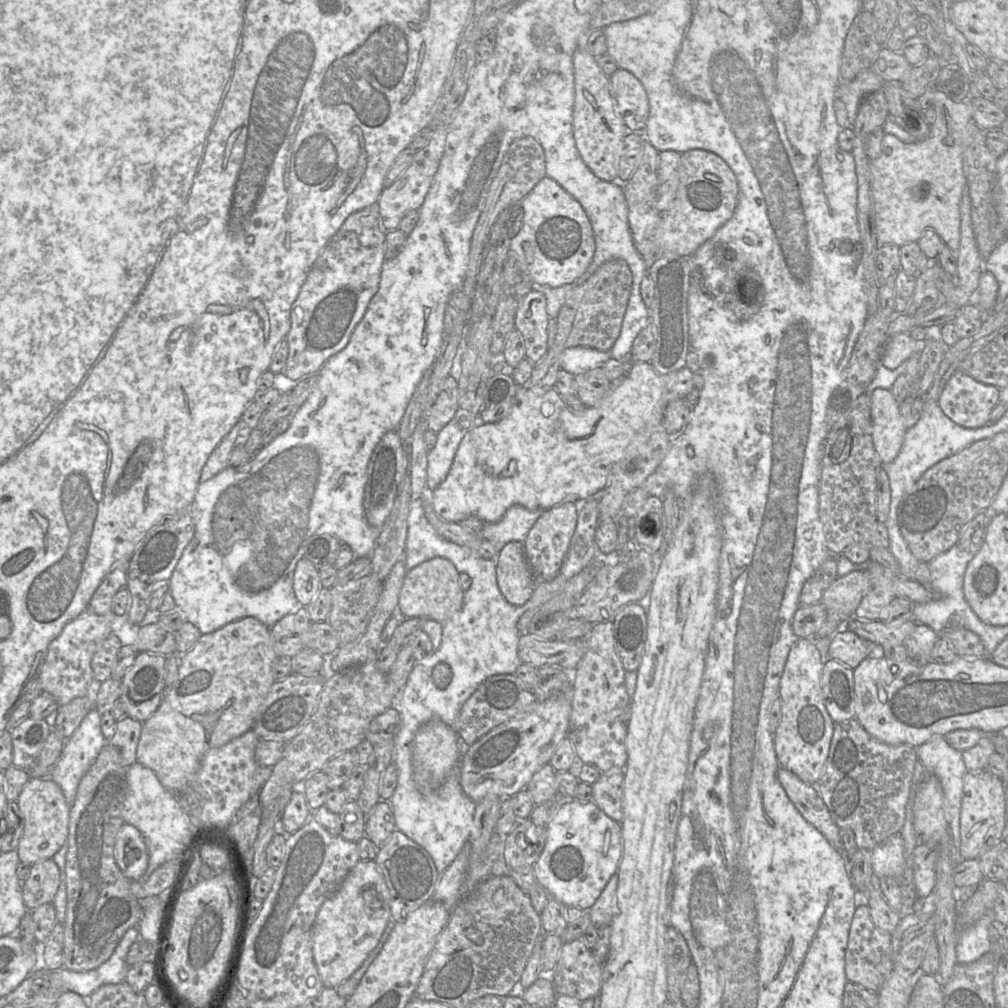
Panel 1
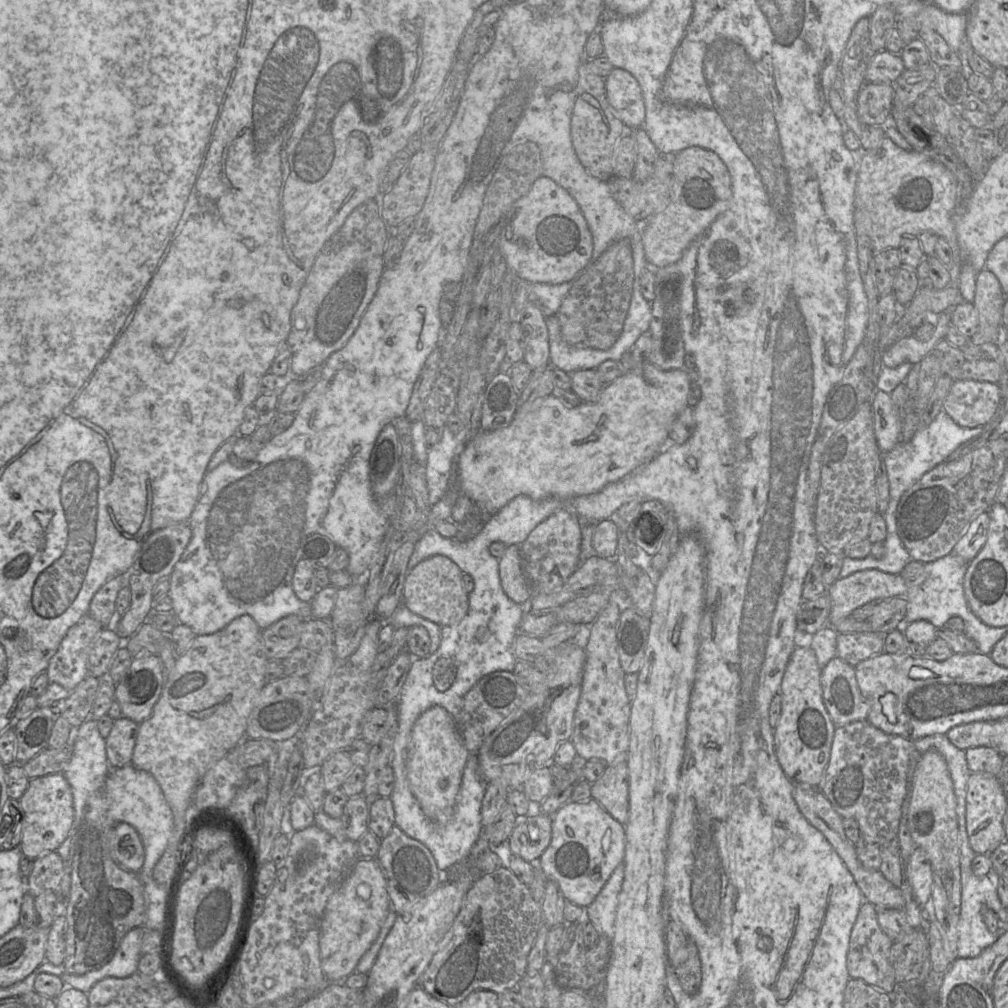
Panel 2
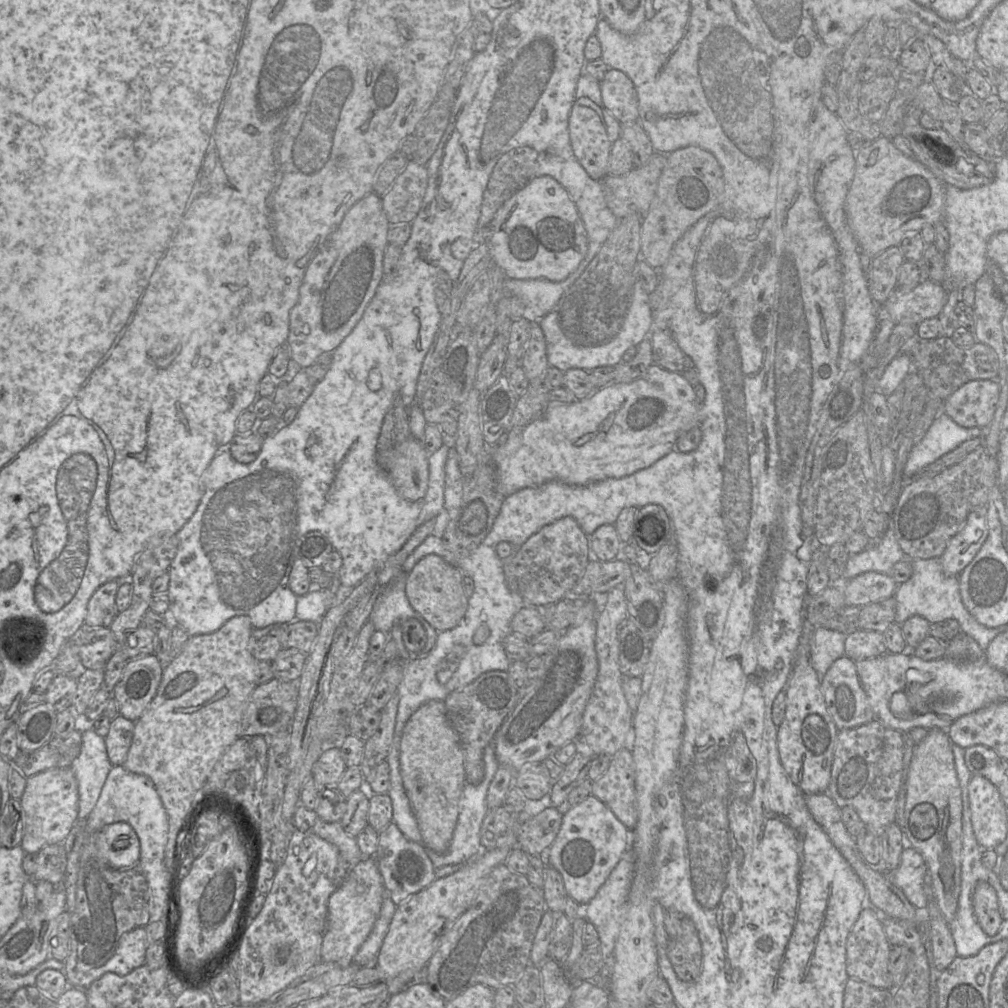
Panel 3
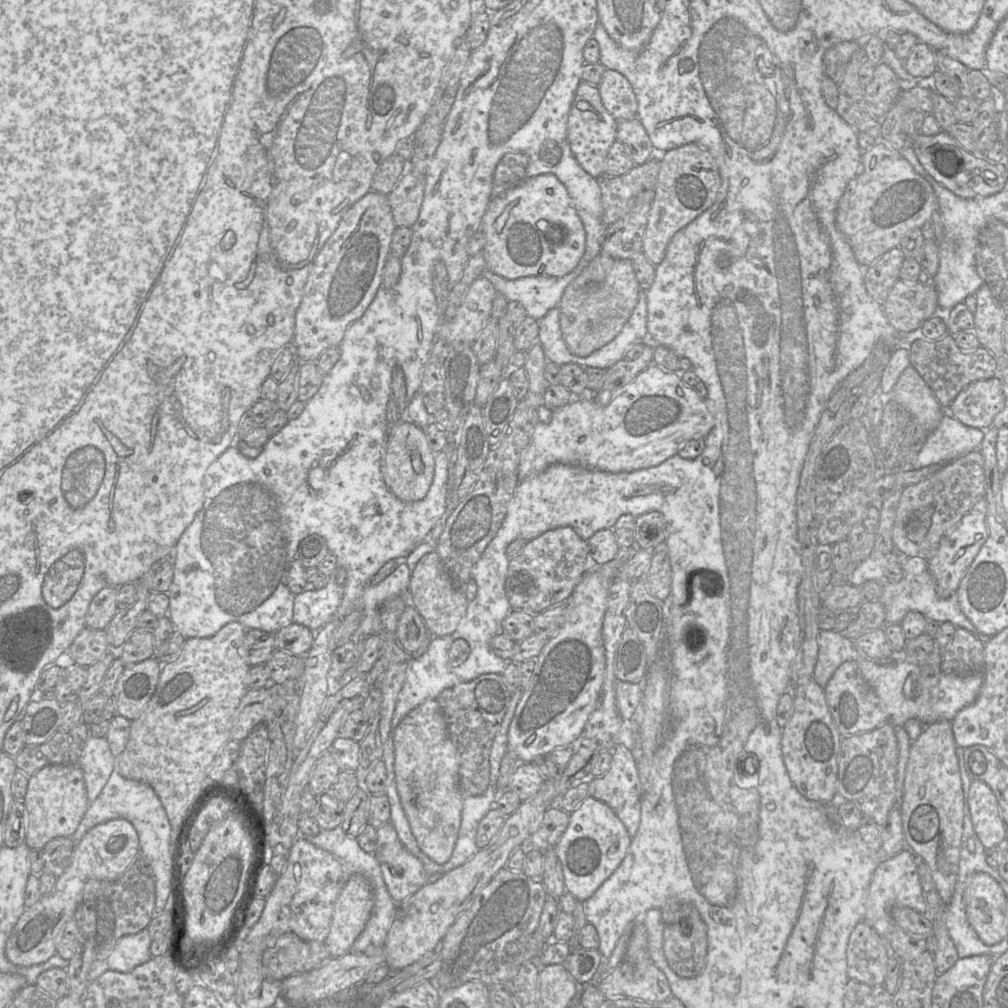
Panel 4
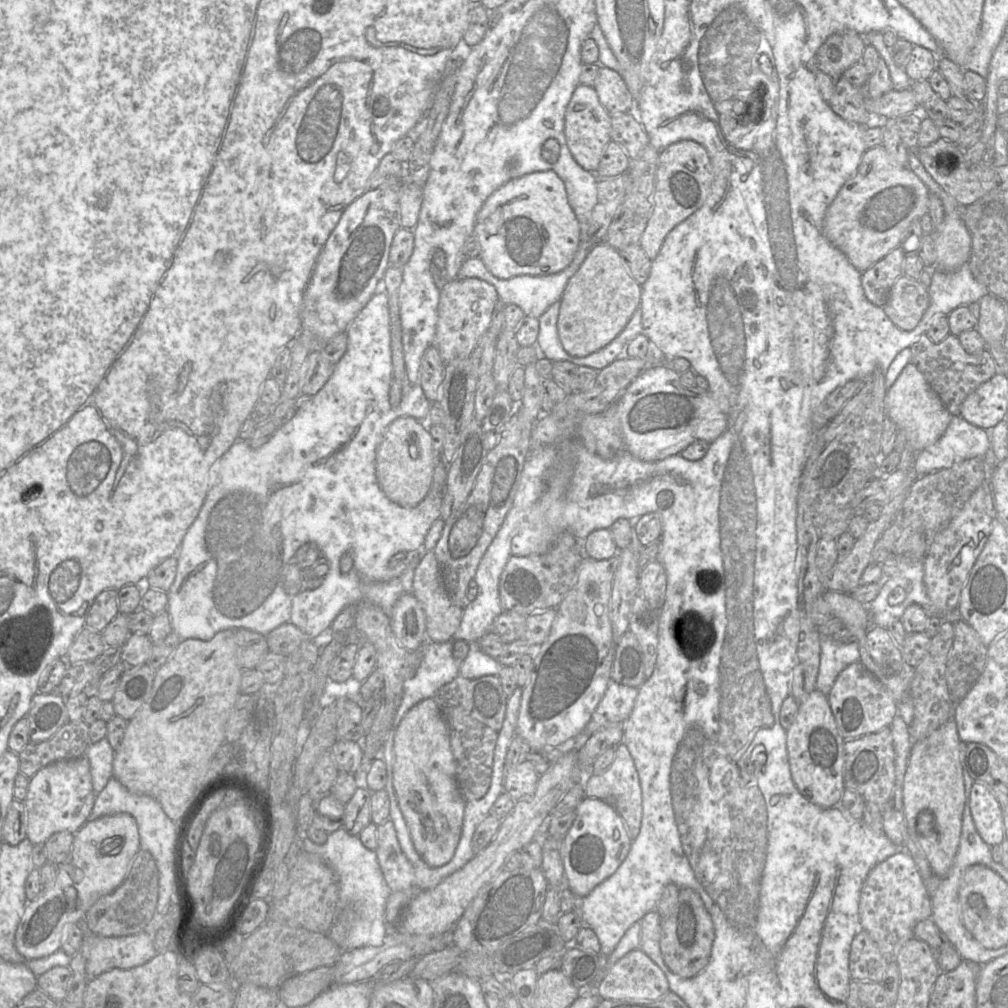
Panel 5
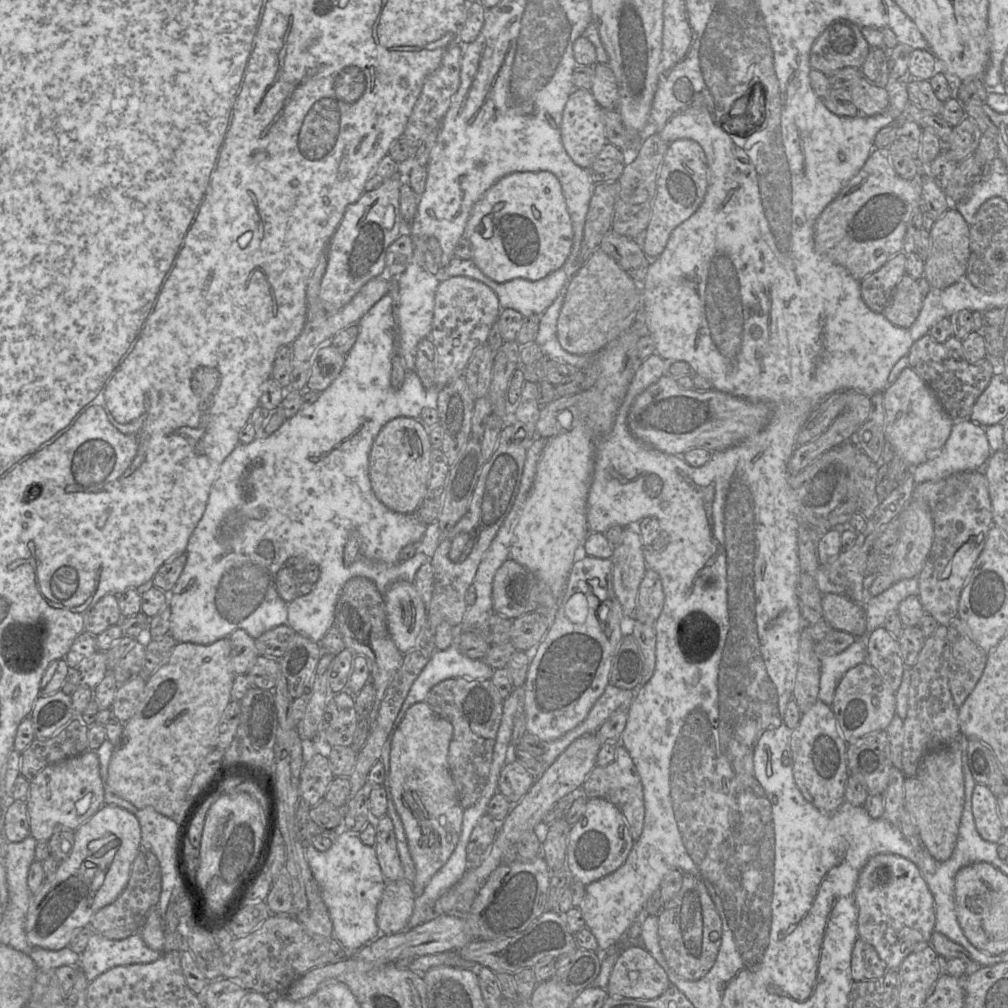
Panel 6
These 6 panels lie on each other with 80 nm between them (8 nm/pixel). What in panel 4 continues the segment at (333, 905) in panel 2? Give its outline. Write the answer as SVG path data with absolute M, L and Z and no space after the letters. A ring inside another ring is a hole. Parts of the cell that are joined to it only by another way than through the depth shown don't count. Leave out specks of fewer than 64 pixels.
M361 874L350 875L335 901L330 931L324 941L330 957L351 951L370 917L373 904L368 880Z

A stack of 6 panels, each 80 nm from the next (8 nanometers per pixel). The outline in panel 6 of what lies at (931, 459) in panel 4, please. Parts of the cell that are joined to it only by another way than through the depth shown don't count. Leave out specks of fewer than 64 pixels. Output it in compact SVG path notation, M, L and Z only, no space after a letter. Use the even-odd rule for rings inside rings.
M970 419L955 421L946 443L939 449L939 454L913 468L914 482L919 484L938 481L954 473L983 470L991 454L992 450L984 427Z

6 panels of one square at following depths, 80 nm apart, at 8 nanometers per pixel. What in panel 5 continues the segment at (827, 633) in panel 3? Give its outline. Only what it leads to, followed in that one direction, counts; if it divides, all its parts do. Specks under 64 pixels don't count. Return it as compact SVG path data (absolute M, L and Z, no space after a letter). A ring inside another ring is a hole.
M820 636L820 646L816 689L827 696L839 673L849 664L860 660L860 651L856 641L839 643L831 636Z

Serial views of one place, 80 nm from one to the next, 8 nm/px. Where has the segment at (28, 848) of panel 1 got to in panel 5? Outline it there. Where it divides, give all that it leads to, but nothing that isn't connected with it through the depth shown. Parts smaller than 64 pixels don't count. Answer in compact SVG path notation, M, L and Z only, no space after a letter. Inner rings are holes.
M86 756L62 760L43 767L29 778L24 805L27 815L26 838L33 845L43 844L54 833L68 831L75 834L87 821L96 795Z

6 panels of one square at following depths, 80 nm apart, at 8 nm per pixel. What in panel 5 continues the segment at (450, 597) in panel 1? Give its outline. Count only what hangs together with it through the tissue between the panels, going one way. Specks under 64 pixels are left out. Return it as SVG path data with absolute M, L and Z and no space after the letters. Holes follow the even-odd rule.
M426 551L415 568L412 587L412 594L424 611L427 640L444 643L451 639L464 610L455 606L445 592L433 551Z

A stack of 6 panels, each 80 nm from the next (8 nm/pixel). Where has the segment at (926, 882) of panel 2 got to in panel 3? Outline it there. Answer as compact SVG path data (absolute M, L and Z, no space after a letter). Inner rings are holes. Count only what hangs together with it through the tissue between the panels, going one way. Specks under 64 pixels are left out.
M905 846L898 866L887 870L889 880L902 890L907 900L916 909L927 908L926 875L928 870L922 855L917 850Z

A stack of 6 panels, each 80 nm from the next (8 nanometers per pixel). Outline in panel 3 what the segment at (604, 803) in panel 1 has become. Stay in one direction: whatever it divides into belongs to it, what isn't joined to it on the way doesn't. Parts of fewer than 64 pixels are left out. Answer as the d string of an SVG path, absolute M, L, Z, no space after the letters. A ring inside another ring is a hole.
M622 748L612 756L605 774L593 781L592 795L605 803L630 831L634 830L638 821L638 803L631 751Z

